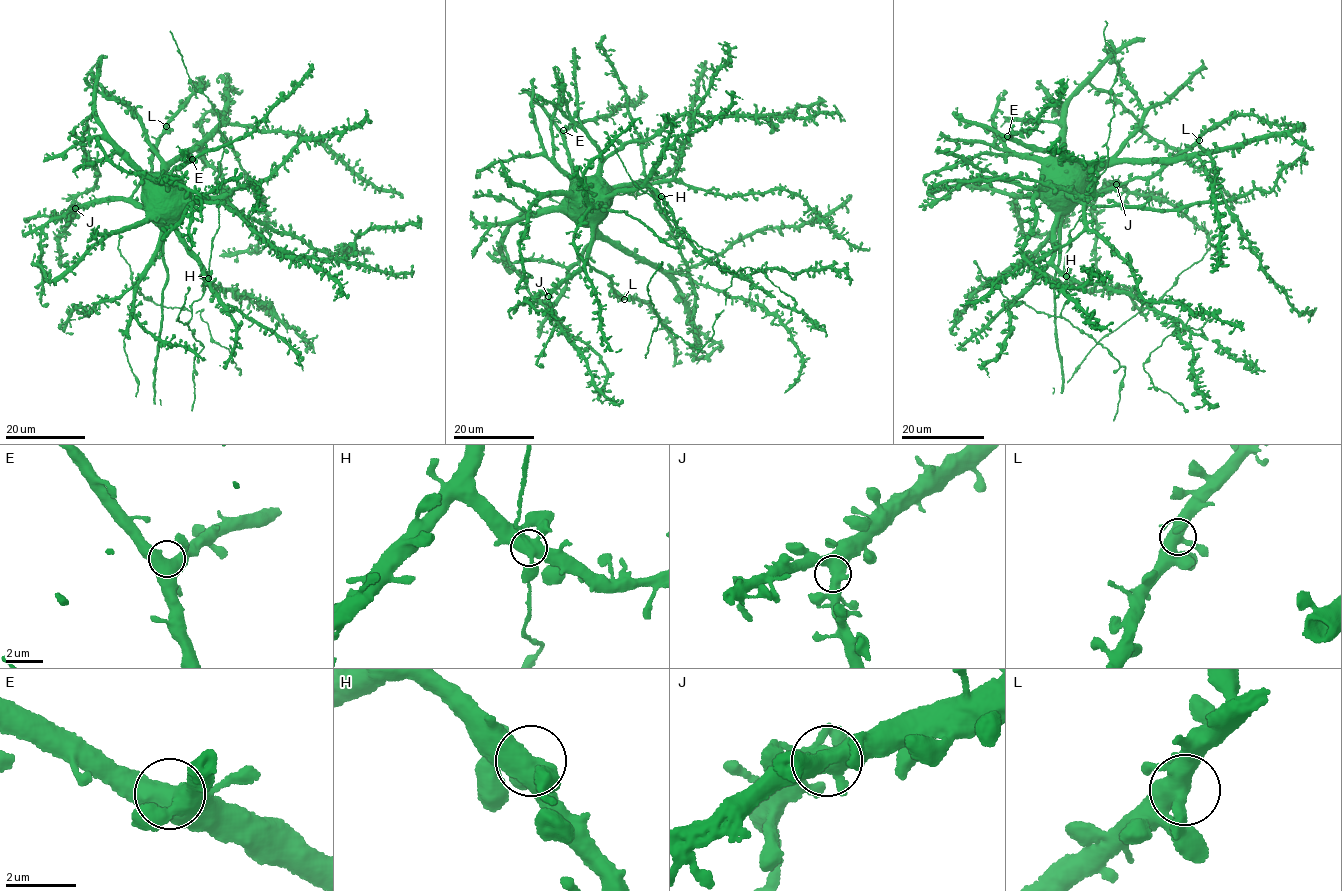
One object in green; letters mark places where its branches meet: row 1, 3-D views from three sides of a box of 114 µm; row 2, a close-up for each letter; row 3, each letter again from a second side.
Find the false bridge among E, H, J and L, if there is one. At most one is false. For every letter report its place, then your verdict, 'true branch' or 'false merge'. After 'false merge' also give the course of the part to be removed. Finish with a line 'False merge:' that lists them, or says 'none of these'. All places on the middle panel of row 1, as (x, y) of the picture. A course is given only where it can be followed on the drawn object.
E: (563, 130) | true branch
H: (661, 196) | true branch
J: (548, 296) | true branch
L: (624, 299) | true branch
False merge: none of these

